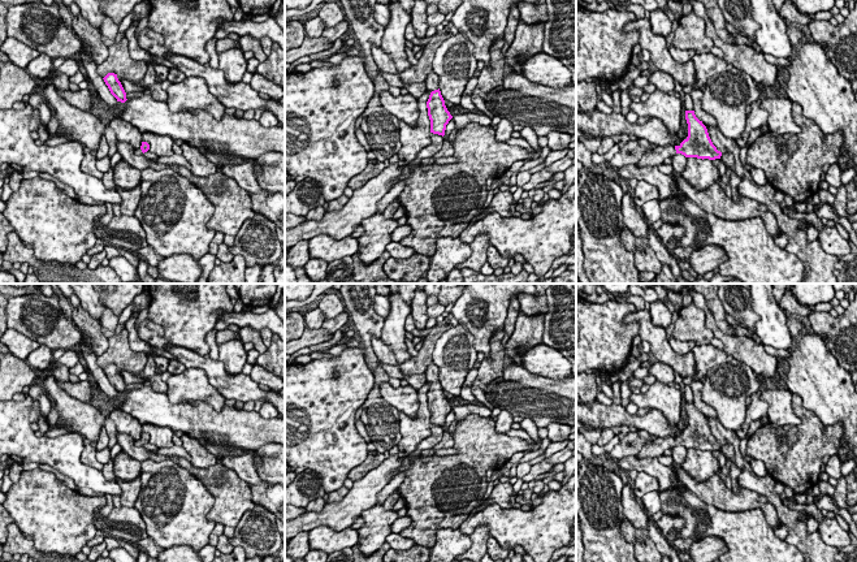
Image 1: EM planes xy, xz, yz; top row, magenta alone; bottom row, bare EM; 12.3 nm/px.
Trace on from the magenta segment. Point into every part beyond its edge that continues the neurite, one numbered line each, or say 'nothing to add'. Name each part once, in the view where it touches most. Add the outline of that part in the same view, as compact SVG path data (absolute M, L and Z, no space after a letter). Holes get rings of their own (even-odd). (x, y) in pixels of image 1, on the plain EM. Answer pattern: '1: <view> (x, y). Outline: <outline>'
1: xz (432, 371). Outline: M433 362L428 366L425 371L428 384L438 381L438 371L440 371L438 366L436 366Z

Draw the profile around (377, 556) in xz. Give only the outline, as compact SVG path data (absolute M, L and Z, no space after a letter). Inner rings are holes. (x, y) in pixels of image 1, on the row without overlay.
M385 542L378 550L376 550L368 557L364 557L360 553L358 544L356 544L355 546L352 546L354 555L355 555L354 562L384 562L384 555L389 549L390 549L390 545Z

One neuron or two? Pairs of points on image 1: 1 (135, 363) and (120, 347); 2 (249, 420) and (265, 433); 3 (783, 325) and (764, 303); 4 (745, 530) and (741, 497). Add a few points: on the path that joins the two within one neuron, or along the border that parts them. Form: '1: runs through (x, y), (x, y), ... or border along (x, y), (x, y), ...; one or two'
1: runs through (131, 359), (124, 351); one
2: runs through (252, 424), (262, 431); one
3: runs through (778, 320), (767, 308); one
4: border along (713, 505), (723, 510), (760, 509), (770, 526); two

